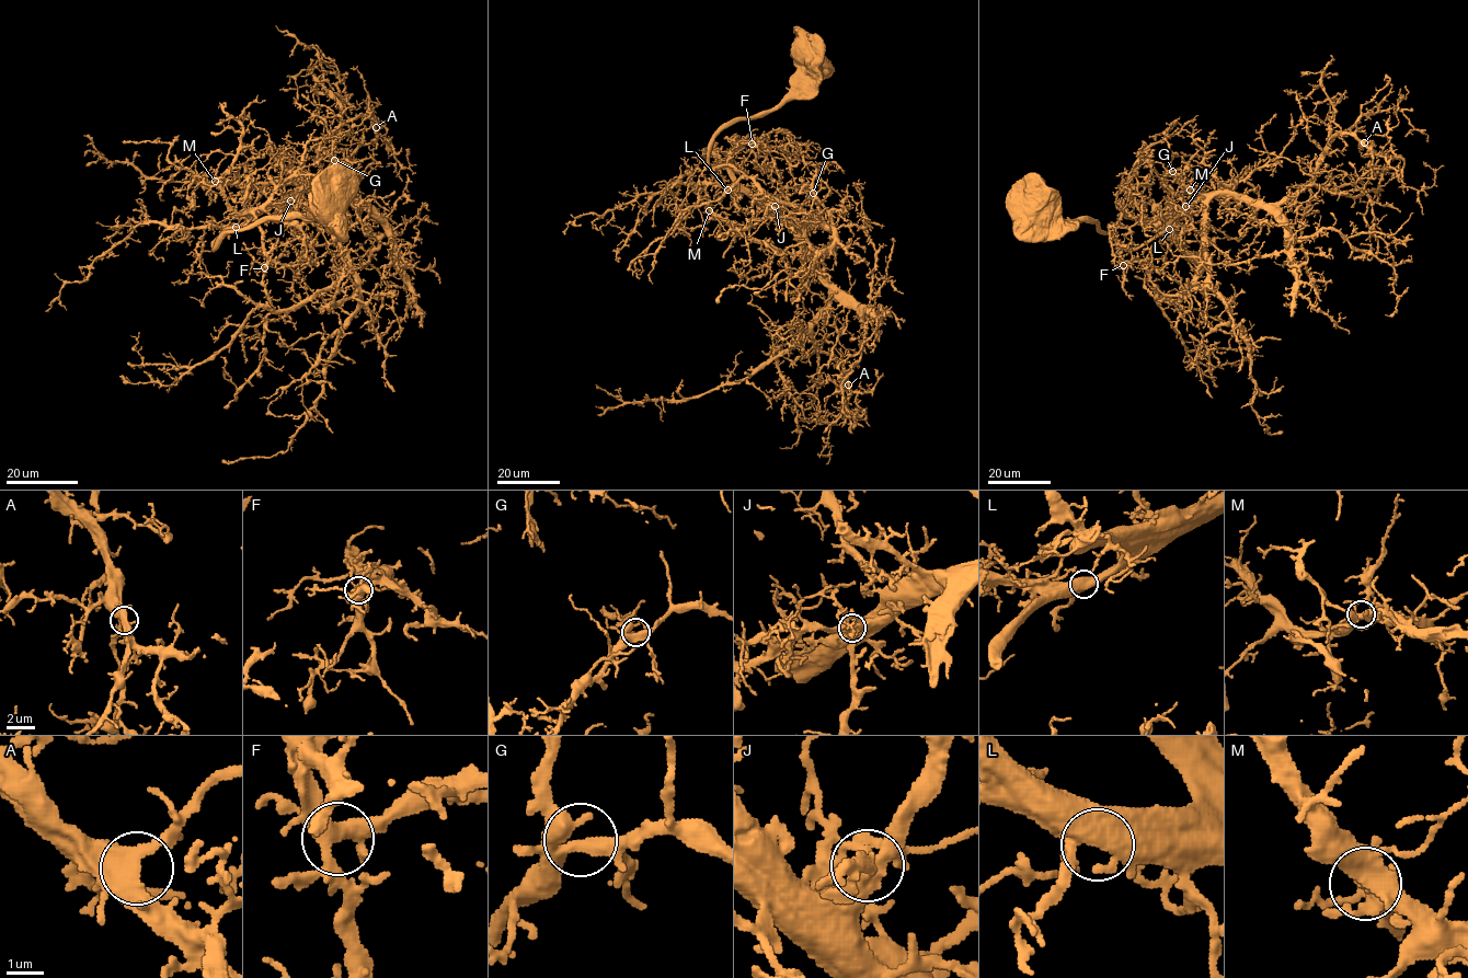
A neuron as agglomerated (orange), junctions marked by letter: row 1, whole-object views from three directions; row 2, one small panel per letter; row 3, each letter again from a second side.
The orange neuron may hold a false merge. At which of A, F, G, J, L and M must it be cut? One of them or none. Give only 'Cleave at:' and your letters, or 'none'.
Cleave at: none

